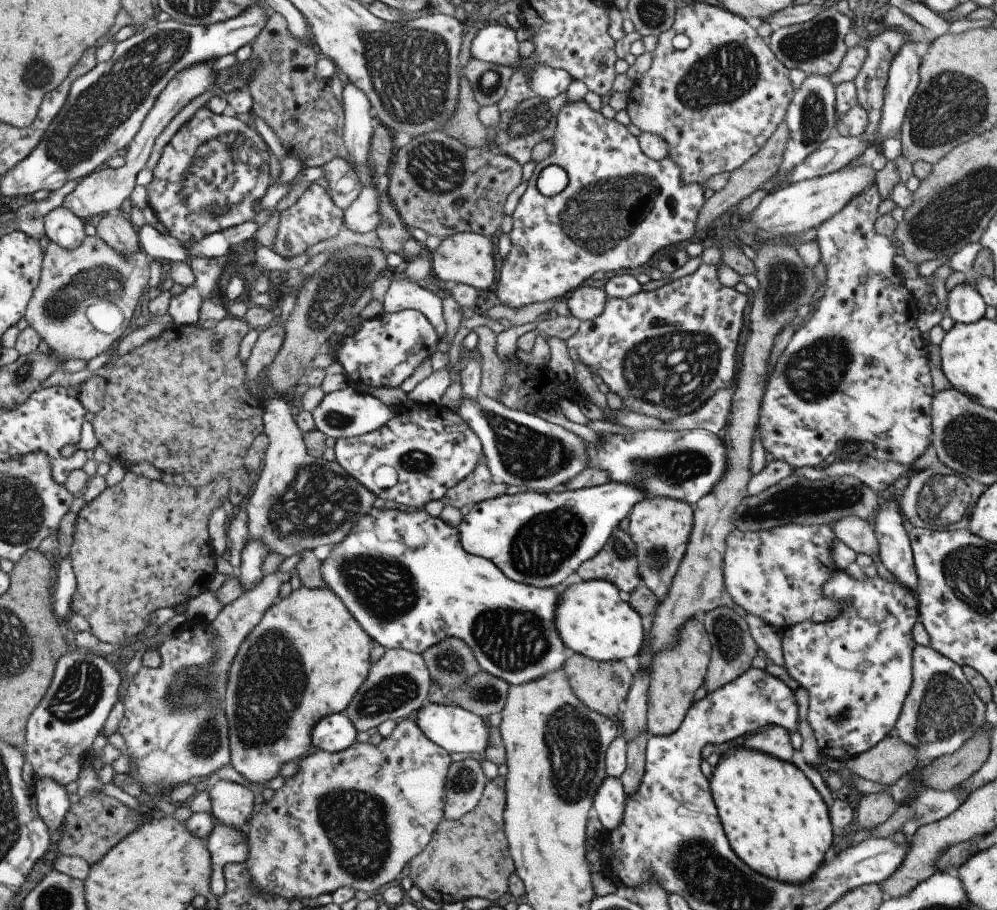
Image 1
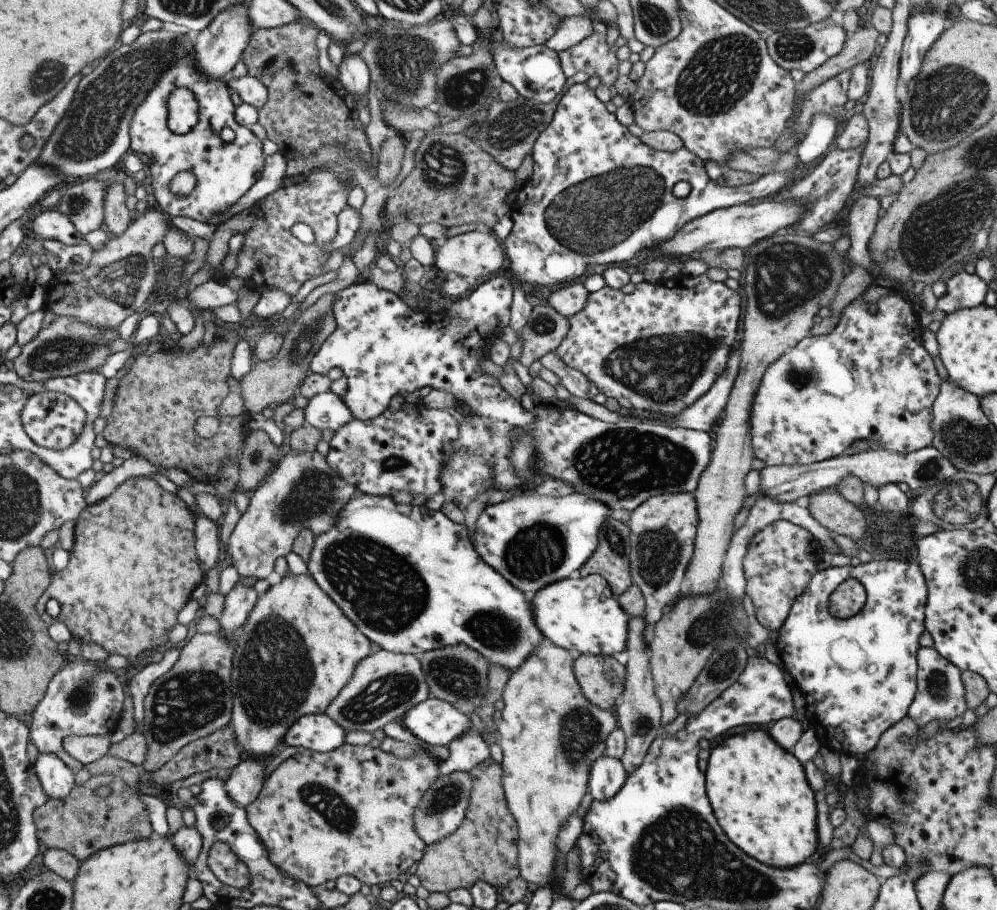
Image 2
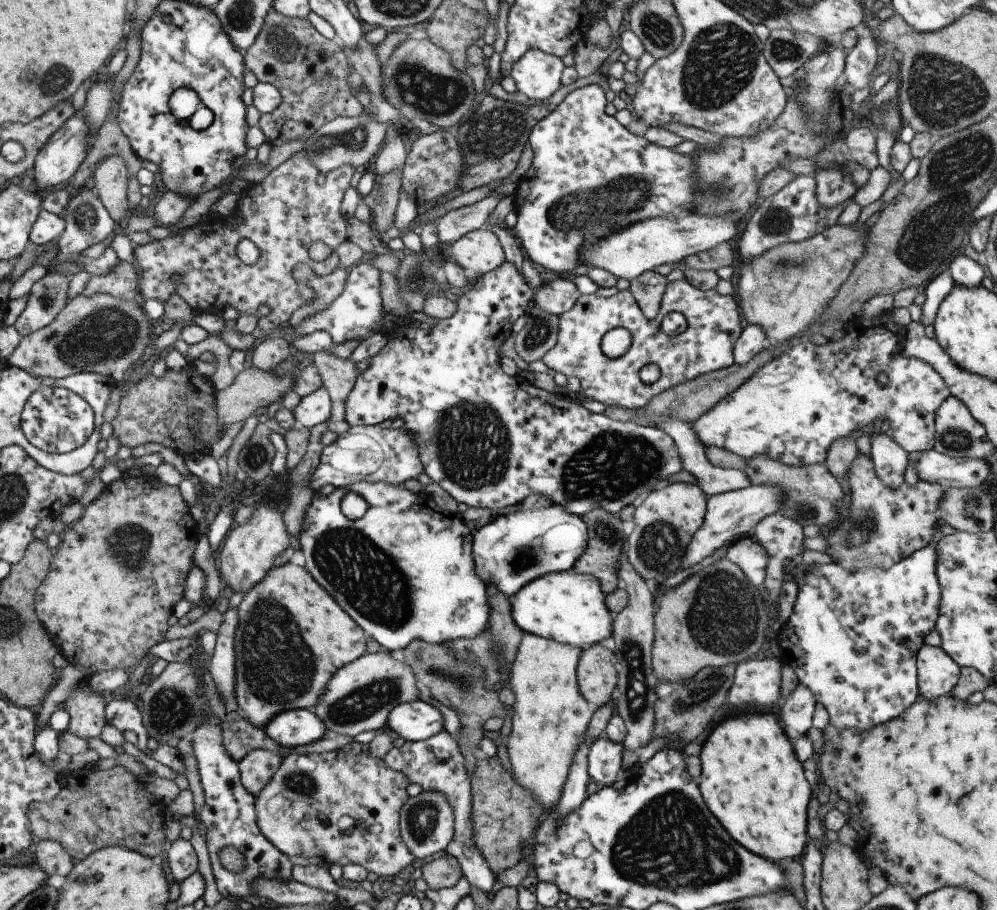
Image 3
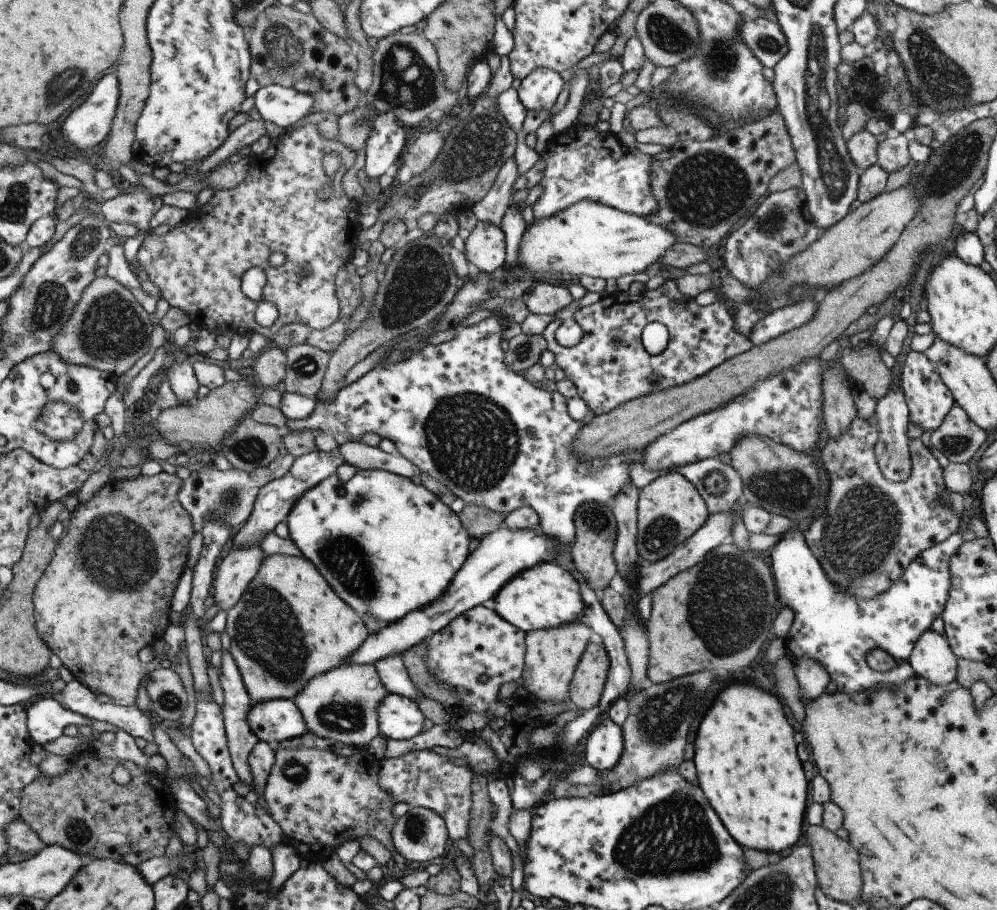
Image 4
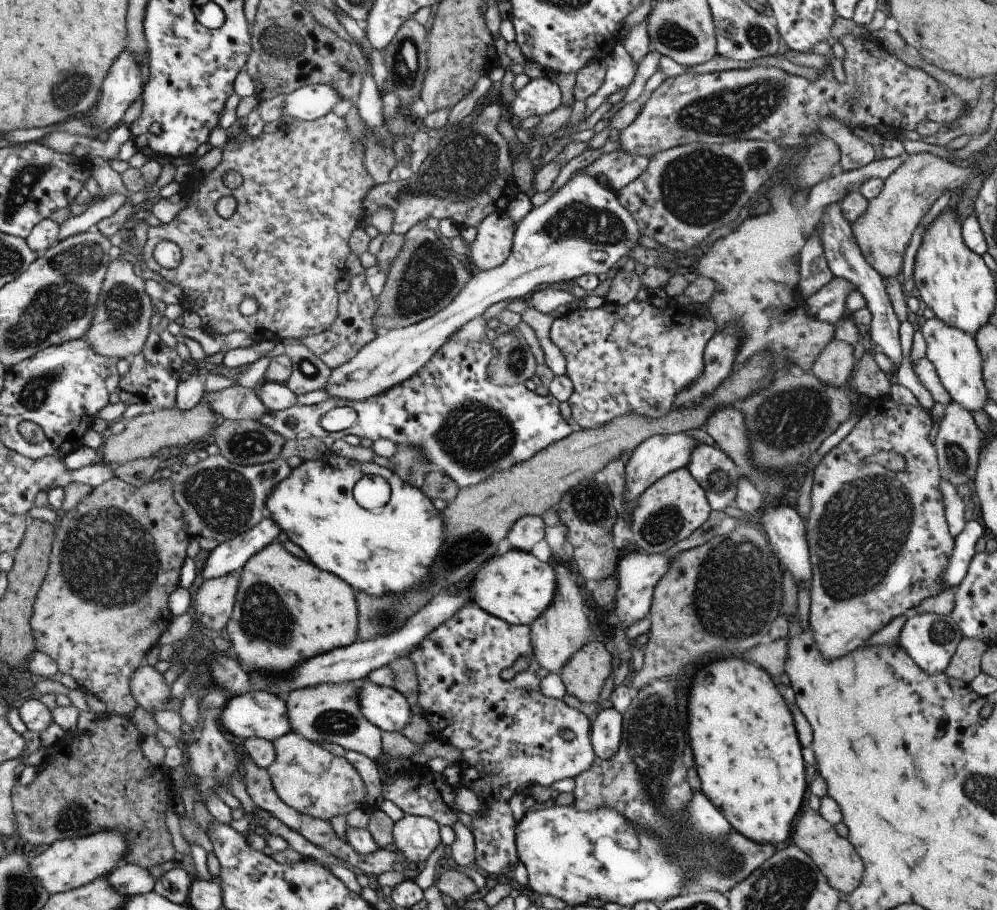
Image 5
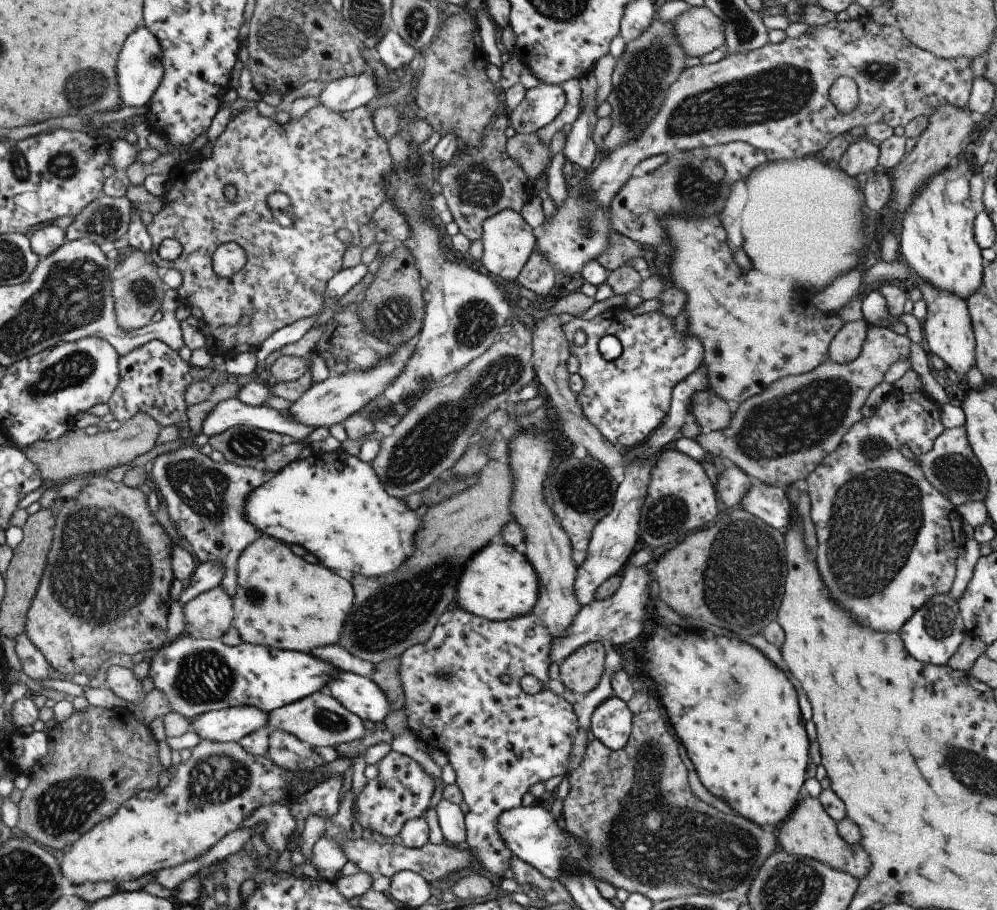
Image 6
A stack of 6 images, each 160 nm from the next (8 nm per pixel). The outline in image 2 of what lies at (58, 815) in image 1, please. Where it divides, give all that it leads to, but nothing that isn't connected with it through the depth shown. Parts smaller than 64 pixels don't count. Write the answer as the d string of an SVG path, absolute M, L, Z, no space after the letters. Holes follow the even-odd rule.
M38 754L33 765L49 800L61 800L74 788L74 774L55 754Z

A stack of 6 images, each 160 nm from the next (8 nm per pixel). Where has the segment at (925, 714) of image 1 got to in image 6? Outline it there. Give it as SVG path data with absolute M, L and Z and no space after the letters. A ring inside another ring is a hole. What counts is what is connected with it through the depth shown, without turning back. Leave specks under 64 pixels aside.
M949 591L931 595L898 631L905 650L922 663L945 665L966 634L959 613L958 600L954 599Z

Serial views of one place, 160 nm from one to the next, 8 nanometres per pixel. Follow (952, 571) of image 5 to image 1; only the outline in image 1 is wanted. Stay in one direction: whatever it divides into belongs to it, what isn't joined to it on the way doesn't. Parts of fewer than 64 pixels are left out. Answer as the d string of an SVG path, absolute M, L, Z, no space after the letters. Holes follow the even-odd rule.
M835 569L831 578L828 578L821 586L820 593L828 599L835 600L838 604L851 600L849 608L845 608L841 612L841 616L830 620L828 622L816 623L813 621L801 621L795 623L792 627L787 627L780 634L780 645L782 650L783 662L782 666L789 677L793 678L797 682L798 686L806 690L808 696L808 709L806 710L806 719L809 728L816 740L818 746L819 755L825 759L833 759L838 761L846 761L853 758L870 748L873 748L881 739L884 739L887 735L892 733L895 721L899 716L903 701L905 700L907 691L910 689L912 683L912 666L911 657L912 650L916 645L913 642L913 636L911 635L911 628L913 624L918 622L918 602L916 595L912 593L907 587L900 585L895 581L887 581L878 575L869 577L863 575L861 579L855 580L850 575L845 573L844 570Z

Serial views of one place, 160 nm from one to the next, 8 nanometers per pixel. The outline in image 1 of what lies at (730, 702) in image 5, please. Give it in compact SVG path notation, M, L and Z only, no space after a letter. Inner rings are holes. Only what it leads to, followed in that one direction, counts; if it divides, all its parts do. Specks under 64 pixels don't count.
M736 745L719 756L708 783L731 850L763 876L802 884L836 841L822 796L790 761Z

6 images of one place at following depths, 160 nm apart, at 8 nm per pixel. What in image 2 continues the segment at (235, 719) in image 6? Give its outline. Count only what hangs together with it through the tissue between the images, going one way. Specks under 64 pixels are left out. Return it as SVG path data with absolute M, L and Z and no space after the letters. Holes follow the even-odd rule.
M311 714L301 716L287 728L283 745L286 751L306 749L315 753L327 753L344 744L346 733L327 714Z

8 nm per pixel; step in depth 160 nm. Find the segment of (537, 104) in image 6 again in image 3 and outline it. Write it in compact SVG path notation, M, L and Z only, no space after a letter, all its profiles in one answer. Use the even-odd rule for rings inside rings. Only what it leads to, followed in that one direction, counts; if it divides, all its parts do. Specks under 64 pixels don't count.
M530 48L515 61L508 75L519 94L533 100L545 100L561 85L563 69L560 58L545 54L538 48Z

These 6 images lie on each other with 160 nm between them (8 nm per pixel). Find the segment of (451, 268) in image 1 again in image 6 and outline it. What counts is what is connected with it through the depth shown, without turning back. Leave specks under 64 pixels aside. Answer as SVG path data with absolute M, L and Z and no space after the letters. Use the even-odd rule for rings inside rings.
M511 209L500 210L486 218L482 222L479 240L482 244L482 255L479 262L485 268L486 274L503 282L515 279L534 248L536 238L533 231L532 226L526 224L520 213Z

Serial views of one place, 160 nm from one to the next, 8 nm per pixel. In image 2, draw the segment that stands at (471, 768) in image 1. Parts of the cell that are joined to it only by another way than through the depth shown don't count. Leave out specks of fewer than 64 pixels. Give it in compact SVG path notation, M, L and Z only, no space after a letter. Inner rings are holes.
M454 771L436 778L435 782L427 788L427 792L421 796L419 806L413 814L413 826L419 838L423 838L426 846L439 842L441 838L449 836L463 821L467 804L473 797L471 793L471 776L468 772Z

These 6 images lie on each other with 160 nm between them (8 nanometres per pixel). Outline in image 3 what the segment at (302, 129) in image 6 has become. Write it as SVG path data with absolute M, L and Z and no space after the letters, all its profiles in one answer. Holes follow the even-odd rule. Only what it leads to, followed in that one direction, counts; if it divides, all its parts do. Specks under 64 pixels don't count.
M301 149L294 155L287 158L287 160L285 160L283 163L273 168L273 170L271 170L267 176L261 180L261 182L250 183L240 190L239 194L237 194L237 199L240 201L240 203L237 210L231 214L232 221L230 223L226 223L223 216L220 216L216 213L210 213L205 216L201 222L197 223L196 225L188 226L183 230L183 232L179 232L179 234L172 234L159 240L147 241L146 243L140 245L133 245L134 263L138 272L139 296L141 296L142 300L150 298L153 300L160 300L164 303L168 298L171 298L171 296L175 295L181 298L181 300L184 300L185 304L187 304L187 306L193 310L193 313L207 313L218 316L220 316L221 311L225 308L225 306L235 308L240 316L243 316L255 315L256 310L261 306L261 304L266 304L269 307L270 312L268 315L263 315L262 318L256 320L257 328L259 328L259 330L263 330L263 332L269 332L269 330L271 330L271 328L275 328L275 326L282 327L283 325L286 325L291 314L293 314L297 309L301 309L309 301L314 300L314 290L293 280L291 274L293 266L302 262L303 264L310 266L315 274L319 276L327 276L328 274L331 274L331 271L338 264L340 264L337 260L337 255L335 255L334 252L331 253L324 261L317 263L309 258L307 255L307 249L313 242L323 242L325 246L328 246L333 251L333 249L337 248L341 242L347 240L345 238L345 222L347 218L342 216L340 204L342 196L344 195L345 190L347 190L349 182L351 182L351 174L353 174L354 170L355 168L353 168L351 165L341 165L335 167L333 170L327 171L325 174L321 174L320 170L310 161L306 150ZM201 224L203 224L203 226L201 226ZM243 239L250 240L258 248L259 258L255 264L247 265L242 263L235 253L235 247L237 246L238 242ZM173 274L177 274L177 276L179 276L179 280L177 280L177 282L173 282L171 279Z

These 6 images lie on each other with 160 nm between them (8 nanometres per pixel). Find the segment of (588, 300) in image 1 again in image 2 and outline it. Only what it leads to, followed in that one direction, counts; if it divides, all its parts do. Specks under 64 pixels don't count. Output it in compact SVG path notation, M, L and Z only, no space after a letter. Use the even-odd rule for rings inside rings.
M570 283L553 290L546 302L548 302L550 308L559 312L561 316L571 317L583 310L583 306L587 304L587 298L589 298L589 292L585 290L582 284Z

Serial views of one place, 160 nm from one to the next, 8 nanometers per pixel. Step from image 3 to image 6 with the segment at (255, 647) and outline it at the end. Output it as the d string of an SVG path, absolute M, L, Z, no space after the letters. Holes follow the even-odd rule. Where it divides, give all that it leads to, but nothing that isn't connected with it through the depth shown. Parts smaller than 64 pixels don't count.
M263 534L243 547L235 567L232 626L237 629L243 643L300 653L337 643L343 618L353 600L351 584L347 580L329 572L325 566L307 564L285 543Z

